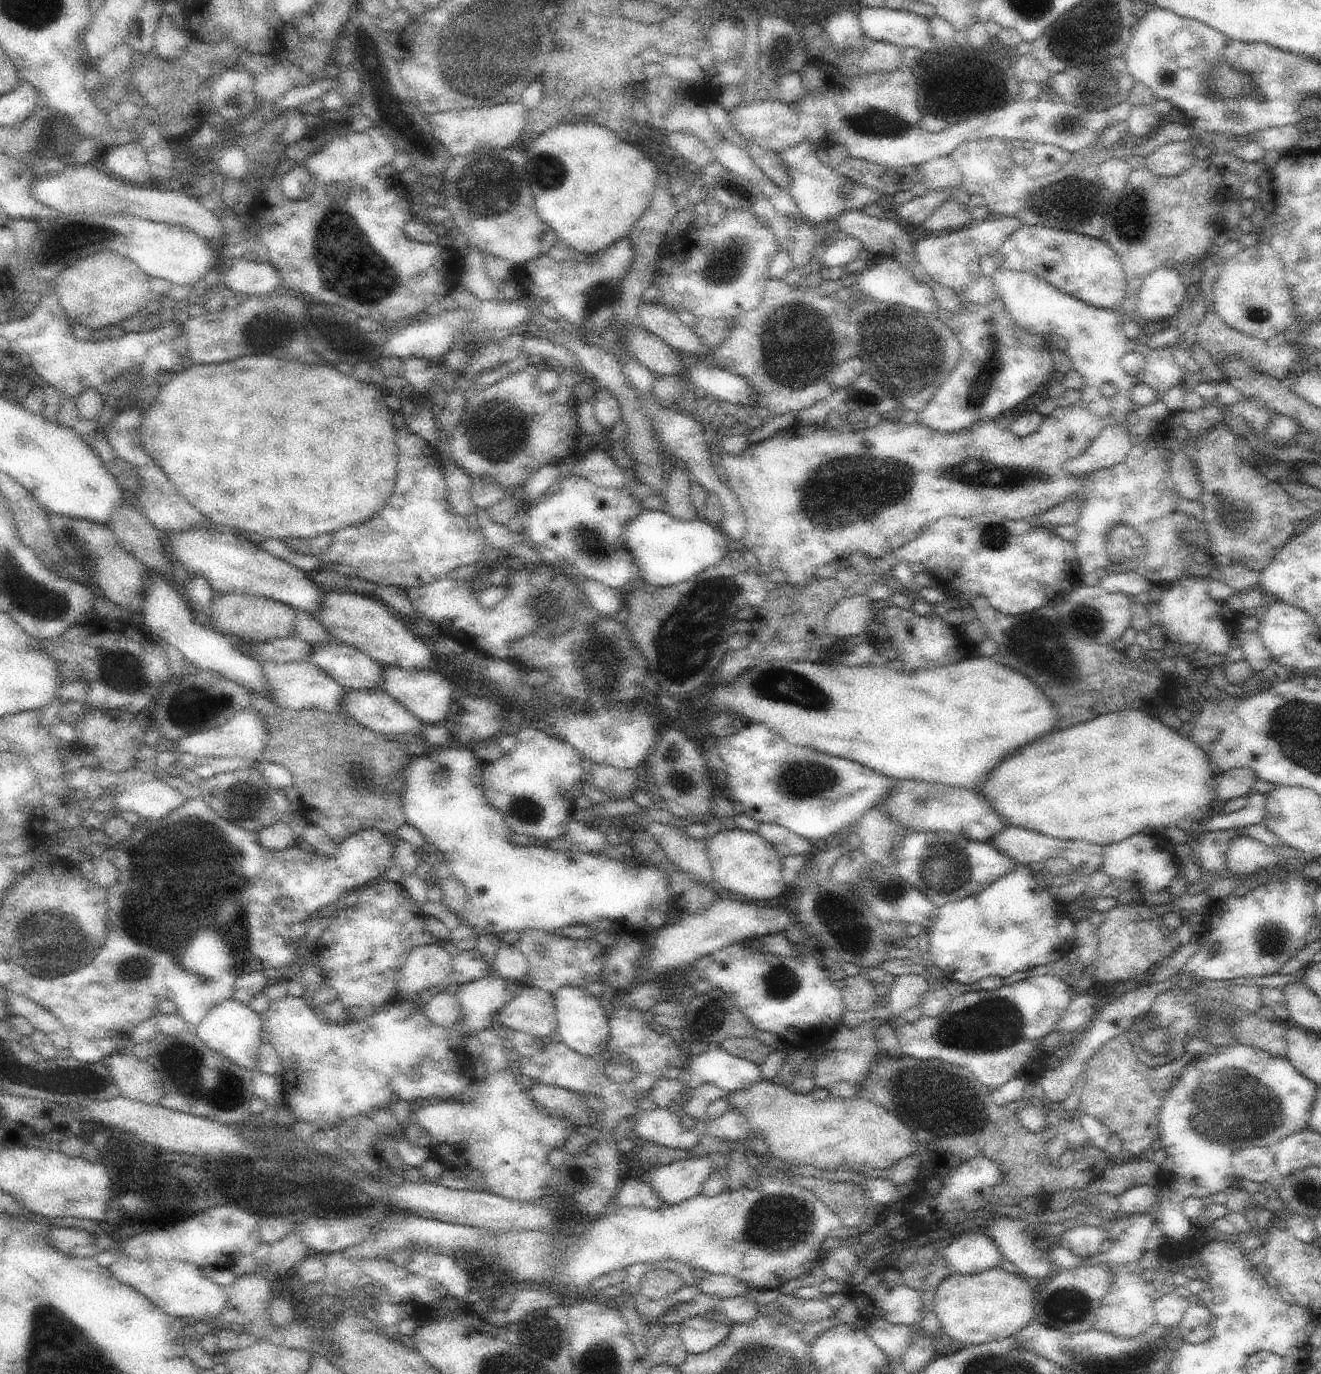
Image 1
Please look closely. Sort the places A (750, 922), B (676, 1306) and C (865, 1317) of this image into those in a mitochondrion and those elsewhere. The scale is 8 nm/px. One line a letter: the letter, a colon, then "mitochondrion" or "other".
A: other
B: other
C: other

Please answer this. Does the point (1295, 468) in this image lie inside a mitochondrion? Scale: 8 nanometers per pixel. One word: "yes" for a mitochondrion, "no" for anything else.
no

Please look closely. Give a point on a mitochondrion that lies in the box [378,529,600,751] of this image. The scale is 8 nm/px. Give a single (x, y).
(545, 605)

